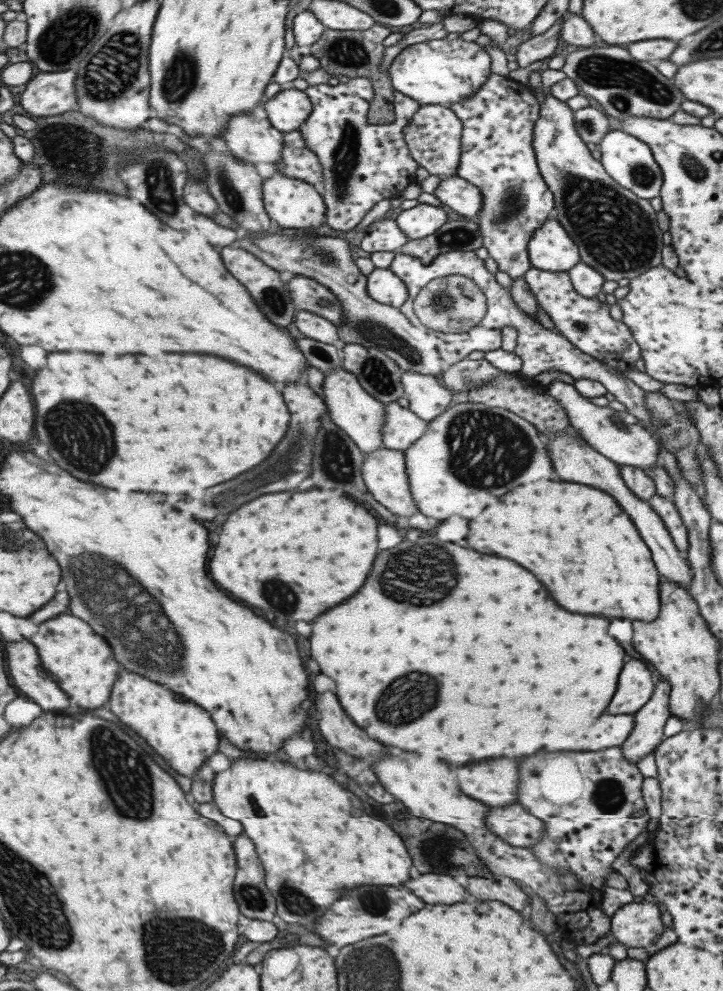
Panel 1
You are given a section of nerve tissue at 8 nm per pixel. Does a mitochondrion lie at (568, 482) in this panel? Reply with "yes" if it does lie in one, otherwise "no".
no

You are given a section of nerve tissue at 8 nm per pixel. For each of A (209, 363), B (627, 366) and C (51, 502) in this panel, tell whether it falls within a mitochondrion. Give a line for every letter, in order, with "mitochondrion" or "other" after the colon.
A: other
B: other
C: other

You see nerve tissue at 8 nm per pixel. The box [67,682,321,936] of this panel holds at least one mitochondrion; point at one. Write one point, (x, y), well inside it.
(122, 768)

